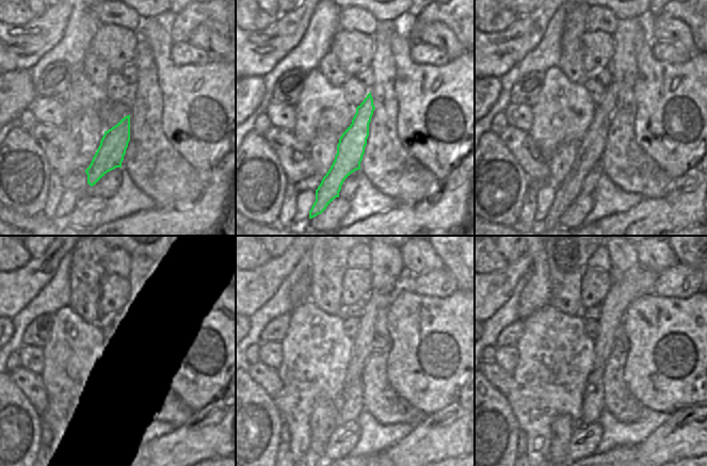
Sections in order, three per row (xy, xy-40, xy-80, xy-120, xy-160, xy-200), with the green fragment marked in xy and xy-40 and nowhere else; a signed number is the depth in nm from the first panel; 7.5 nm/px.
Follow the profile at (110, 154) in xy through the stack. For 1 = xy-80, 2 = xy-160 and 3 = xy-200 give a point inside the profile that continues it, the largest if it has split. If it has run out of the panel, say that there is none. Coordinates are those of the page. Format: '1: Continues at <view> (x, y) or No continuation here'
1: Continues at xy-80 (589, 151)
2: Continues at xy-160 (363, 343)
3: Continues at xy-200 (638, 282)

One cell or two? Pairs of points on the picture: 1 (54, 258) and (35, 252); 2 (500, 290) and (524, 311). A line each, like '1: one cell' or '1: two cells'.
1: two cells
2: two cells

